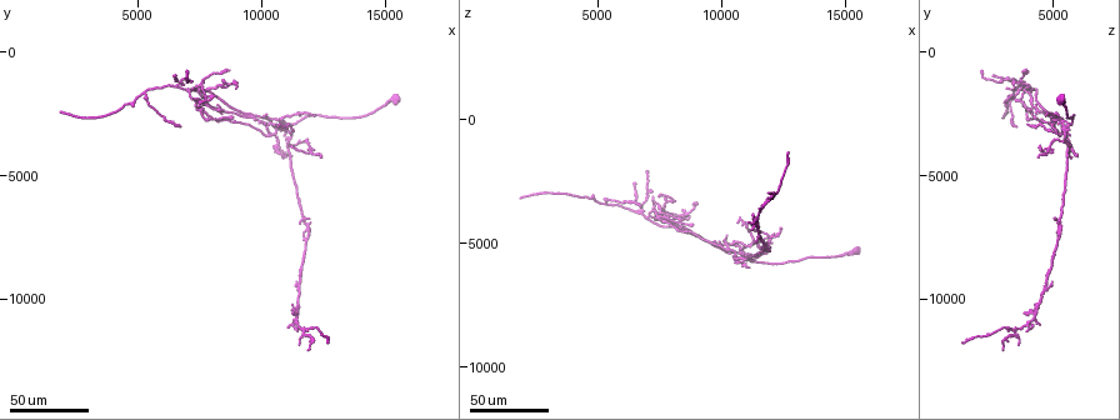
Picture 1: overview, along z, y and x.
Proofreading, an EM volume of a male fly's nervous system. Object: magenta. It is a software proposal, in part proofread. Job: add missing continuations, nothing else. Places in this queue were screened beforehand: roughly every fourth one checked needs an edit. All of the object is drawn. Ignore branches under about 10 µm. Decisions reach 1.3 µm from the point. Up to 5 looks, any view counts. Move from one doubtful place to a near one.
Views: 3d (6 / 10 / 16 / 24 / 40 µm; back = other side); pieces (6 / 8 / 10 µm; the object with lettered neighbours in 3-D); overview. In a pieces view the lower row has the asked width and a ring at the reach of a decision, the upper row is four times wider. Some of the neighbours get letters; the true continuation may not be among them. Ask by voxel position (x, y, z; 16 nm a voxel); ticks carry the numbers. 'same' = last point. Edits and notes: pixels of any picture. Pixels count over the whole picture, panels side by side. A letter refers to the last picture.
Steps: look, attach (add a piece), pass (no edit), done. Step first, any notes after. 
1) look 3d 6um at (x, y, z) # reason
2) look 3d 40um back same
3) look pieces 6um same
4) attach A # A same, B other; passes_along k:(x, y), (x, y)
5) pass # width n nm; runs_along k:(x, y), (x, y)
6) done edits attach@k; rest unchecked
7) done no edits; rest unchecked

look 3d 40um at (7200, 1500, 3100) # tapers out

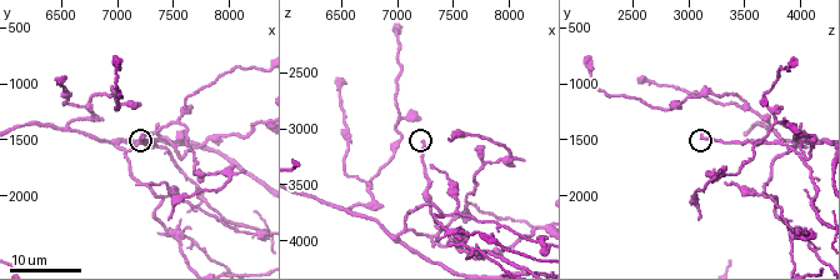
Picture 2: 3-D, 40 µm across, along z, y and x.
look pieces 6um at (7240, 1440, 3120) # see the neighbours

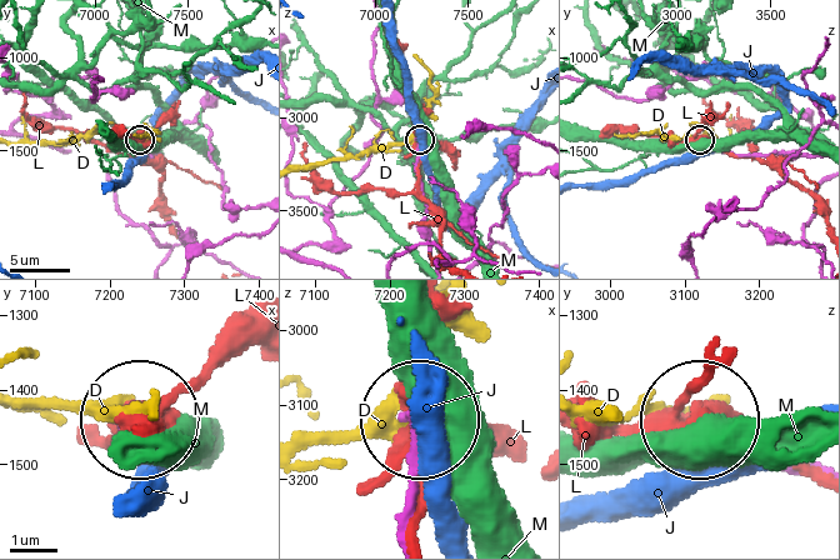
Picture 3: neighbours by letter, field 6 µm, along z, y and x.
pass # width 190 nm; D other, J other, L other, M other; none of them fits

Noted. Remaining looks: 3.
look 3d 40um at (8600, 1300, 4000)

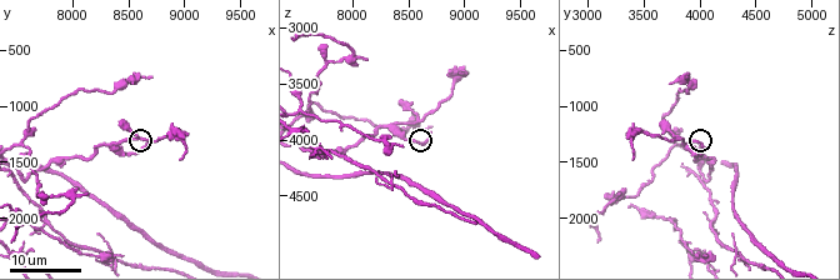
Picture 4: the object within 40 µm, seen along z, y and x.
look pieces 6um at (8700, 1300, 3940)

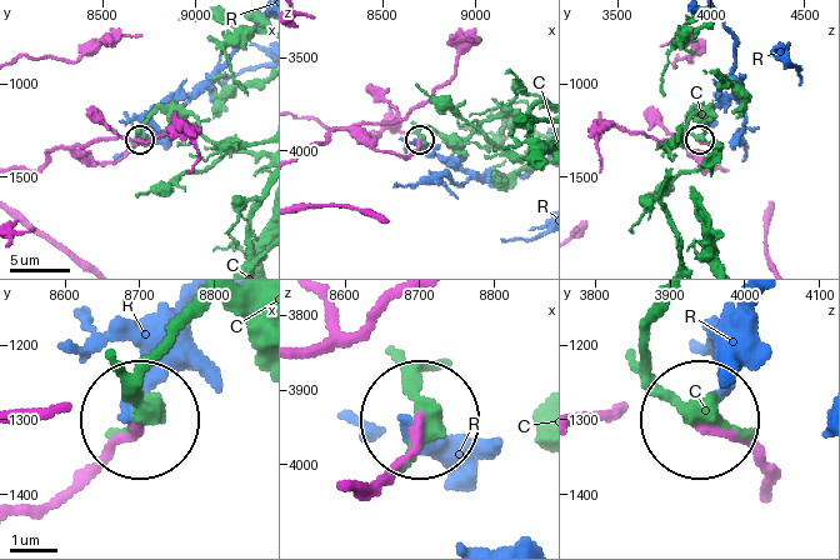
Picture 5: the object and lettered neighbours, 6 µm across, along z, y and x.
pass # width 180 nm; C other, R other; runs_along 5:(759, 485), (748, 449), (704, 429); none of them fits

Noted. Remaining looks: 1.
done no edits; rest unchecked

